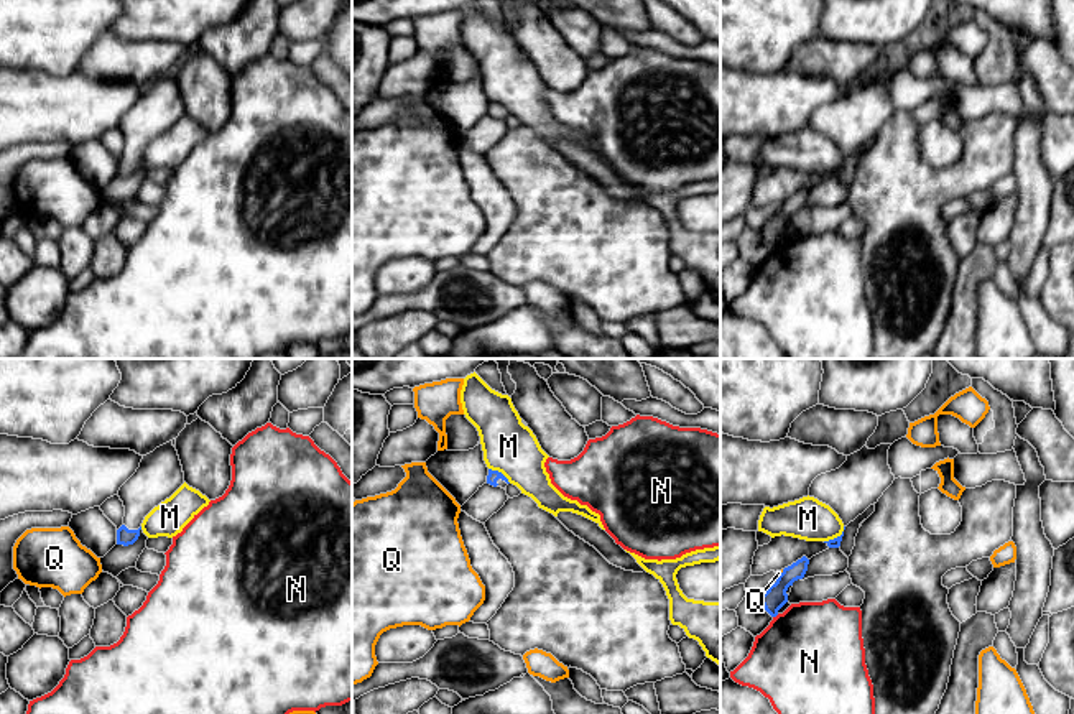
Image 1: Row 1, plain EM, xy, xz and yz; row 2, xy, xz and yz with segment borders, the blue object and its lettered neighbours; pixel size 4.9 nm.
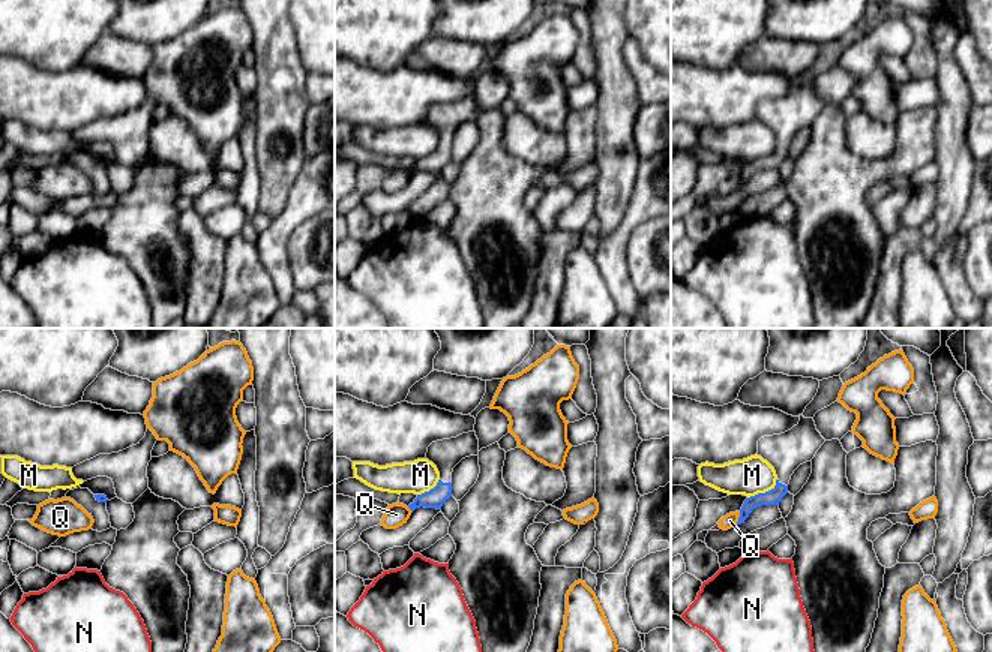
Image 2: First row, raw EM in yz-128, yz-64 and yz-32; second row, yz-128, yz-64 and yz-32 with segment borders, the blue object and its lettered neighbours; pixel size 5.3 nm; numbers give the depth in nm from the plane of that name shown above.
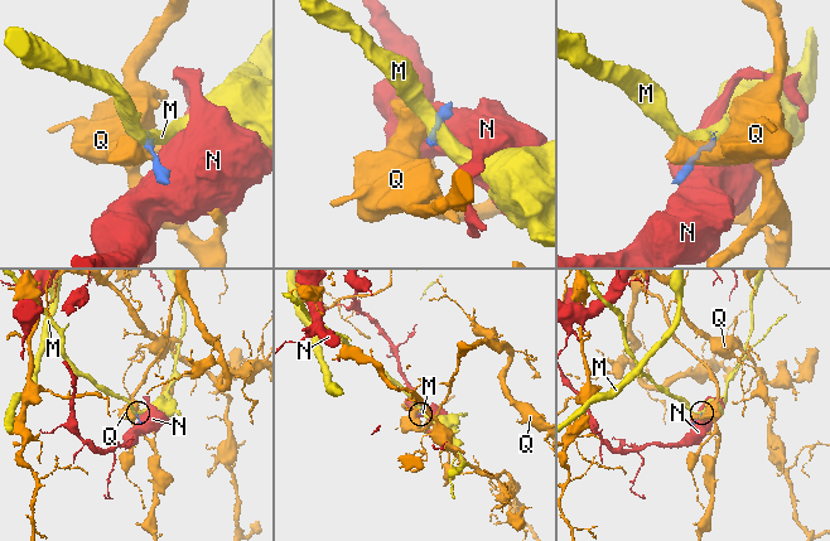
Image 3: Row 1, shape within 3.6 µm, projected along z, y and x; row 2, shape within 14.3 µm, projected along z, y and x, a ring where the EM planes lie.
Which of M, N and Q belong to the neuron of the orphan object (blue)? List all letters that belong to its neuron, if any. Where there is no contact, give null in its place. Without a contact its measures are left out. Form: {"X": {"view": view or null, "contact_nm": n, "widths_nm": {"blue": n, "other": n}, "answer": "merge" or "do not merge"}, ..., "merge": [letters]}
{"M": {"view": "xz", "contact_nm": 130, "widths_nm": {"blue": 60, "other": 260}, "answer": "do not merge"}, "N": {"view": "yz", "contact_nm": 40, "widths_nm": {"blue": 110, "other": 480}, "answer": "do not merge"}, "Q": {"view": "yz", "contact_nm": 50, "widths_nm": {"blue": 110, "other": 20}, "answer": "do not merge"}, "merge": []}

